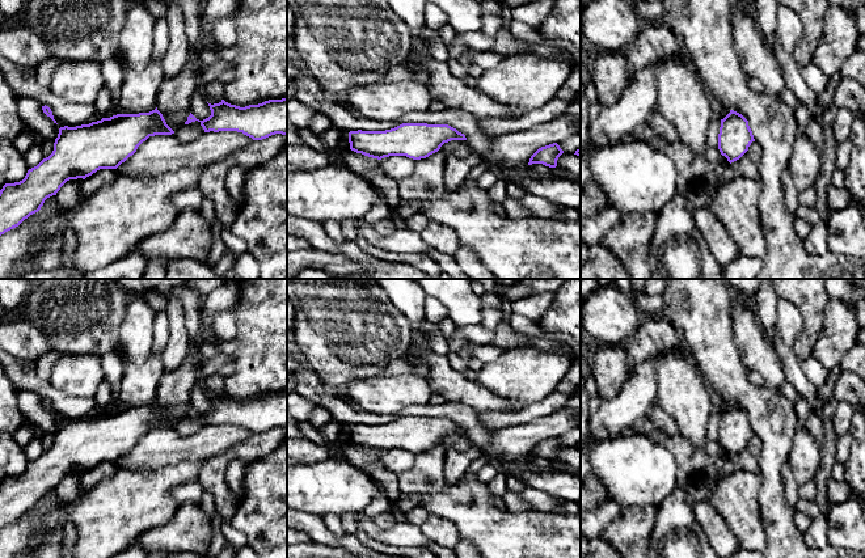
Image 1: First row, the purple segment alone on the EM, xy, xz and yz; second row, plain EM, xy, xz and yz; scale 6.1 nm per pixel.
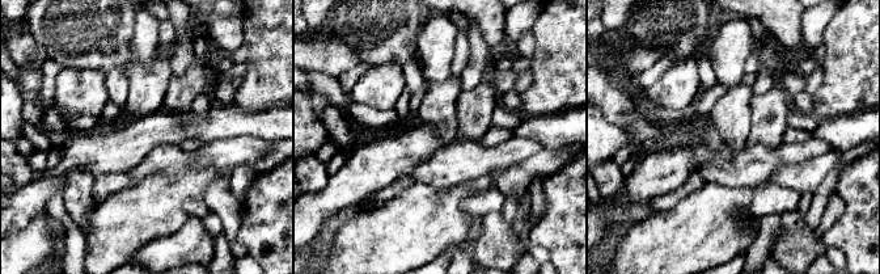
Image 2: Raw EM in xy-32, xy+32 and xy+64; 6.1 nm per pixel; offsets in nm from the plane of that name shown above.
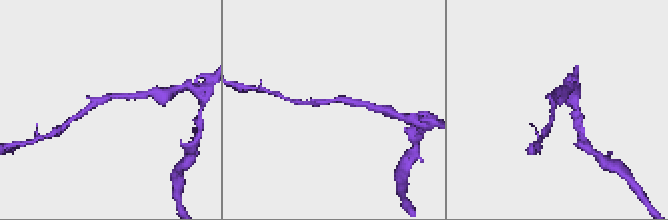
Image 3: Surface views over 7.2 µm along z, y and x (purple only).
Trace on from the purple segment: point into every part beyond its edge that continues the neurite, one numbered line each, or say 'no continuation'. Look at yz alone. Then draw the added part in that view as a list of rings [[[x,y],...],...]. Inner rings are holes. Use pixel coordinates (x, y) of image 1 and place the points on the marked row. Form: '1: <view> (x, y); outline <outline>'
no continuation

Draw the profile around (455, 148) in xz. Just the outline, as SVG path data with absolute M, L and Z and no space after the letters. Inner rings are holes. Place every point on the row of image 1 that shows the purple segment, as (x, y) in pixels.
M451 140L439 149L446 157L467 157L476 153L467 140Z

